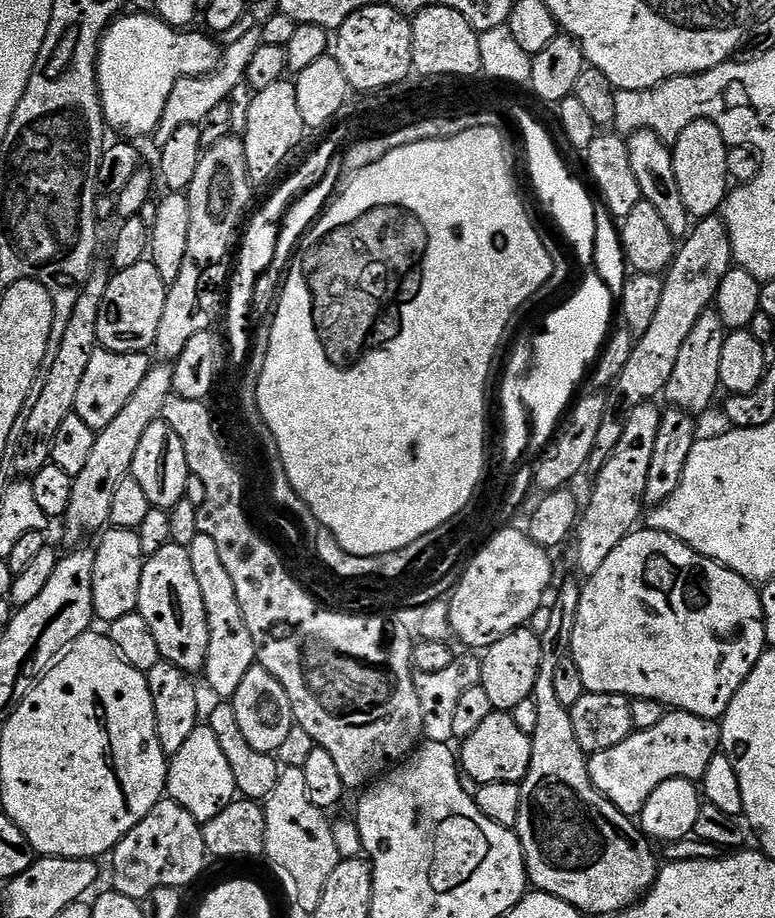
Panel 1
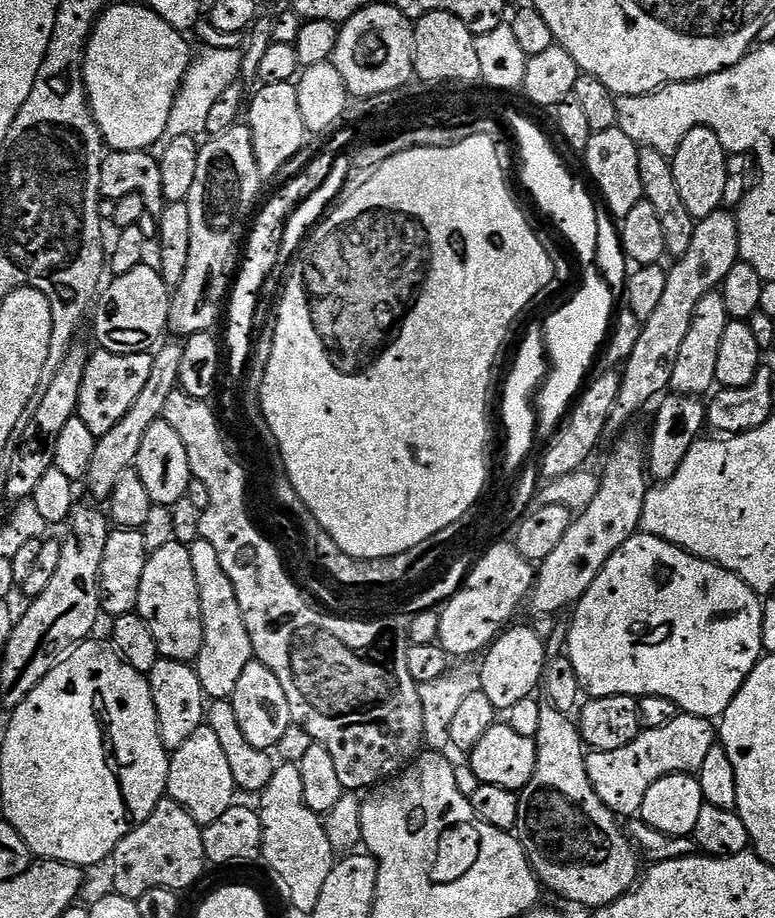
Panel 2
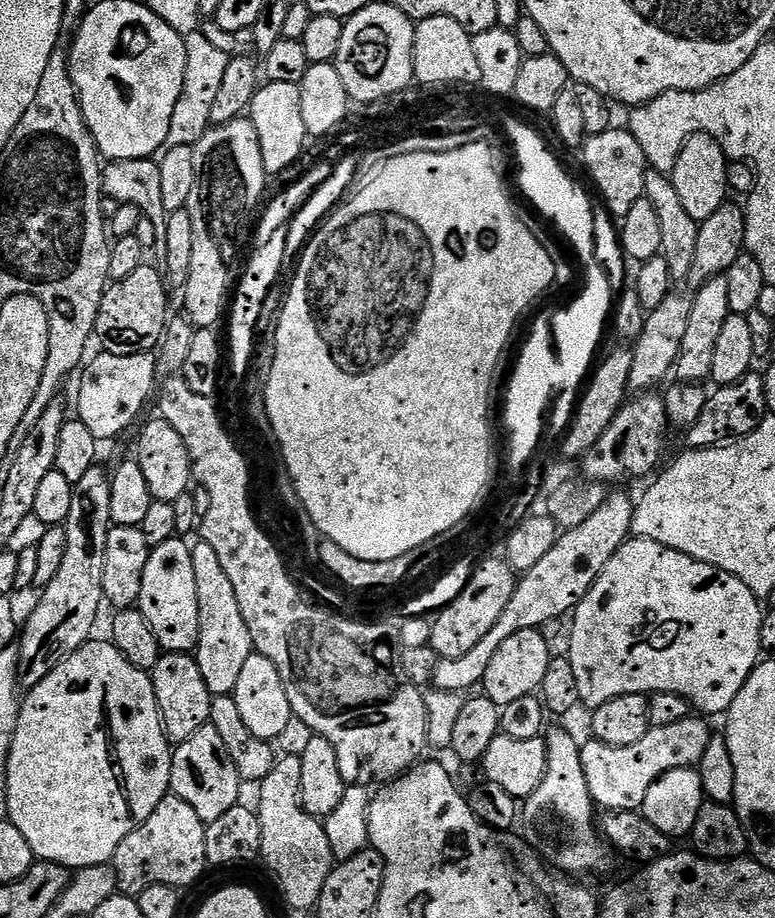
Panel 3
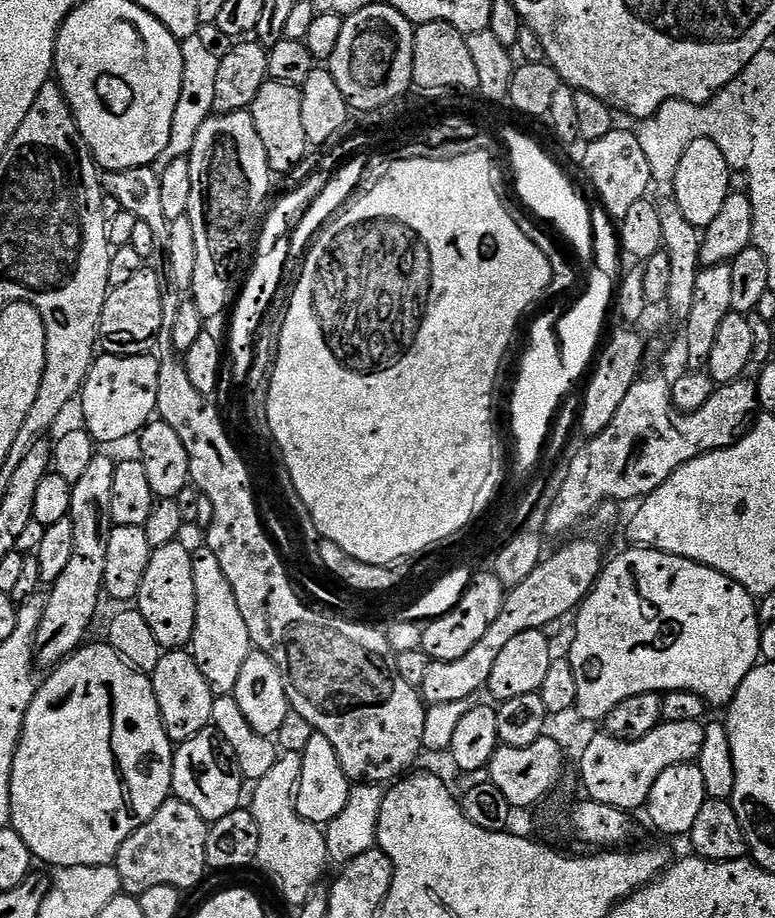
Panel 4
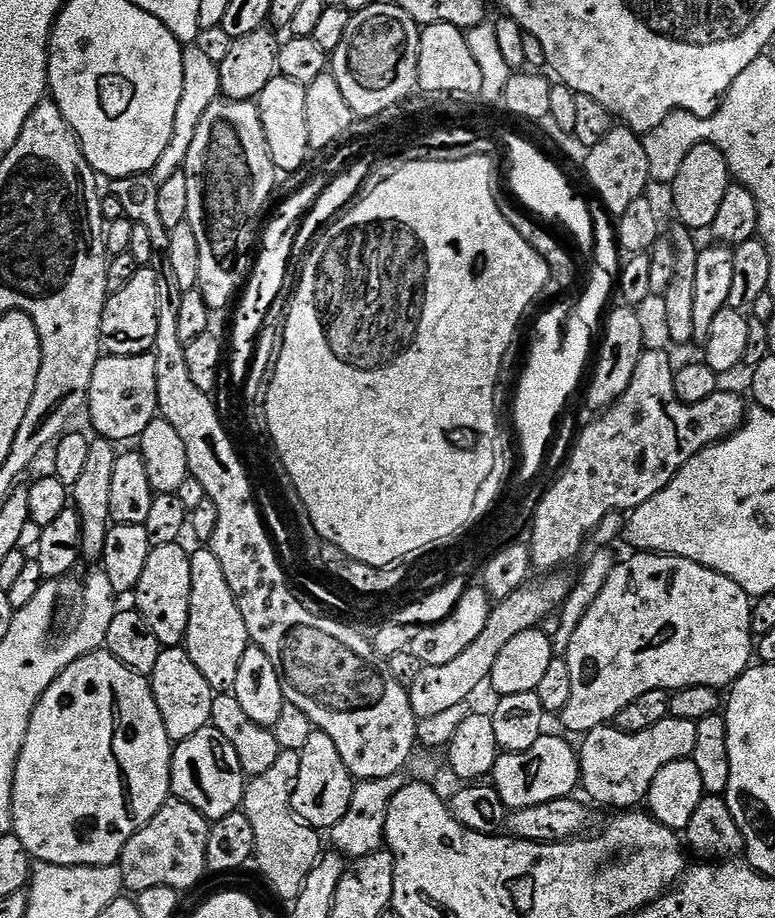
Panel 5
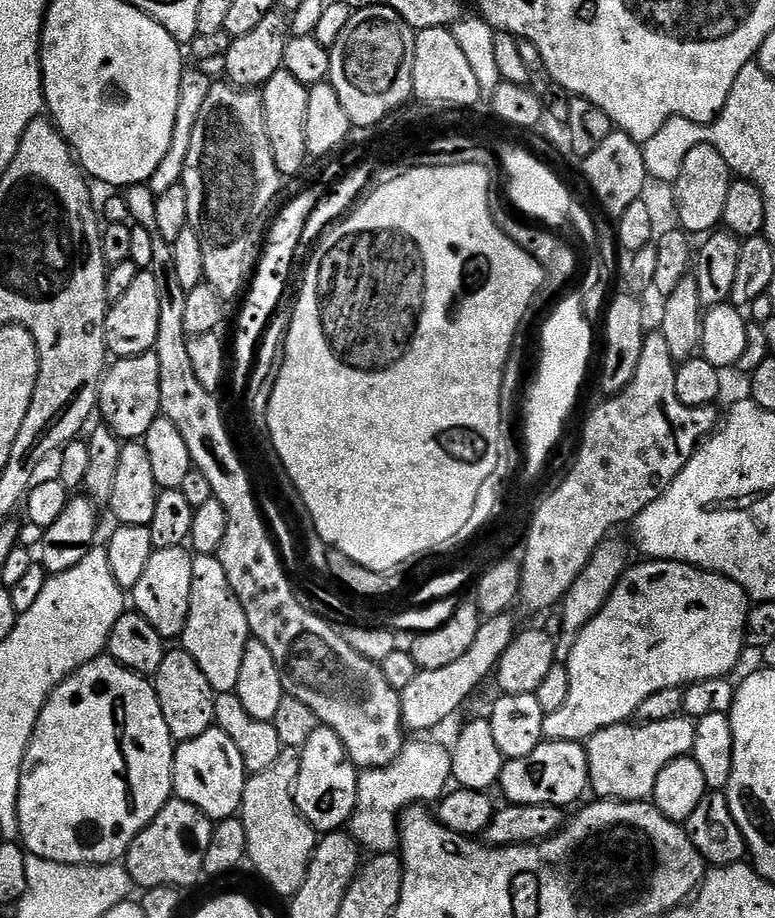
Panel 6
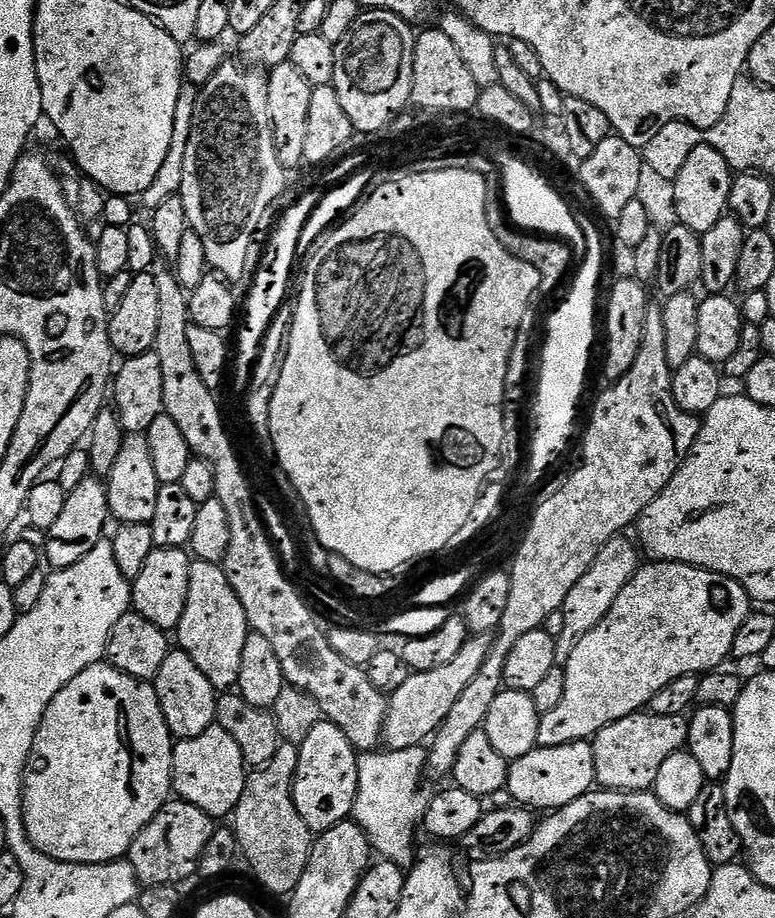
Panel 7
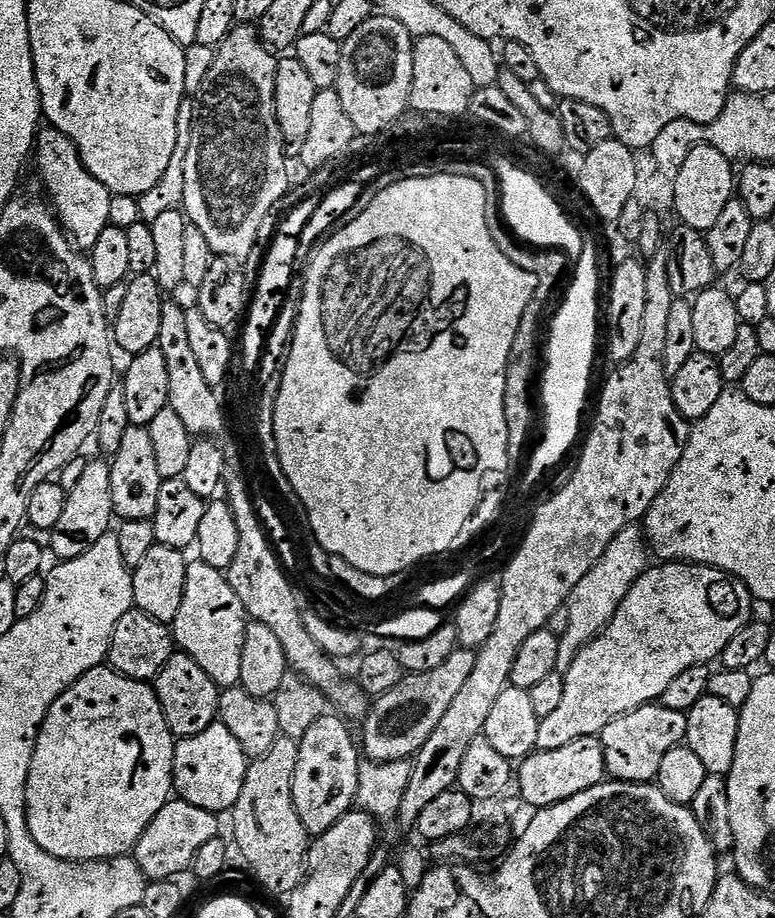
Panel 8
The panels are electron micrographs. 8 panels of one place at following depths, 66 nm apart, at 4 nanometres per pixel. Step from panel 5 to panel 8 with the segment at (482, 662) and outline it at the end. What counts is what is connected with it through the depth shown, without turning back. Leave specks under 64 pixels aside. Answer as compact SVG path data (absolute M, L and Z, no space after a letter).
M457 650L453 656L446 658L446 662L442 662L442 666L438 666L438 670L405 675L402 683L394 686L390 694L379 697L371 705L362 724L362 748L367 759L390 763L415 757L426 738L434 734L438 722L442 722L446 710L450 710L450 702L454 702L458 690L466 686L466 678L470 678L475 662L475 651Z

